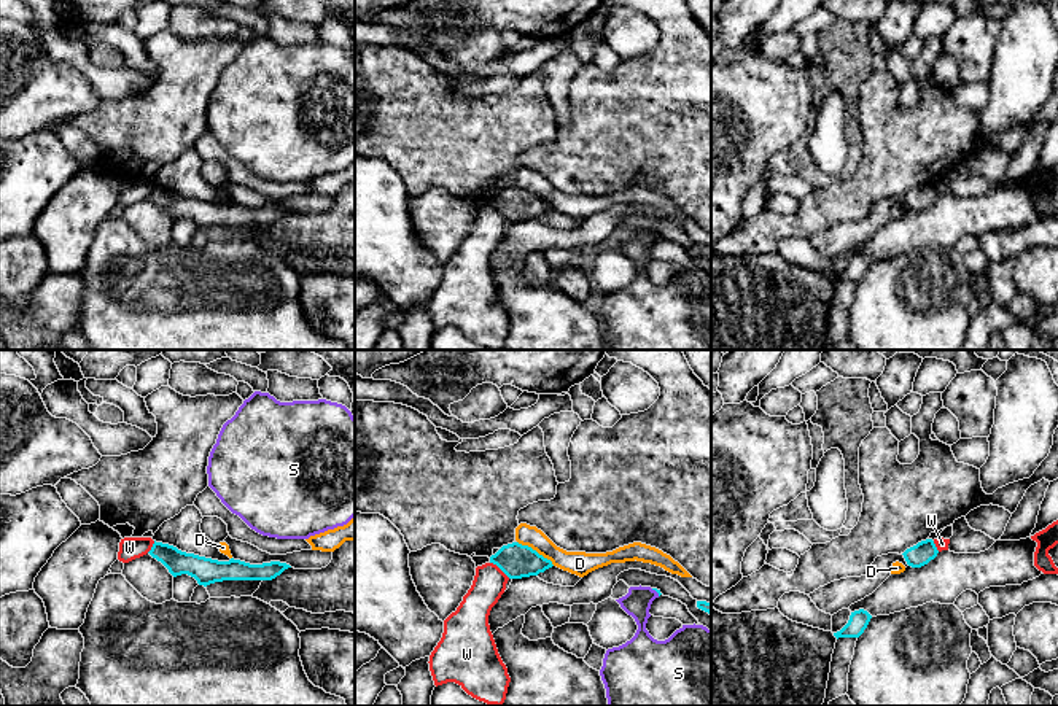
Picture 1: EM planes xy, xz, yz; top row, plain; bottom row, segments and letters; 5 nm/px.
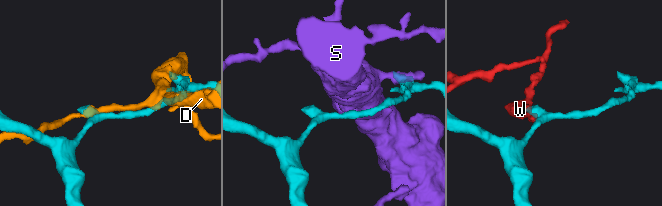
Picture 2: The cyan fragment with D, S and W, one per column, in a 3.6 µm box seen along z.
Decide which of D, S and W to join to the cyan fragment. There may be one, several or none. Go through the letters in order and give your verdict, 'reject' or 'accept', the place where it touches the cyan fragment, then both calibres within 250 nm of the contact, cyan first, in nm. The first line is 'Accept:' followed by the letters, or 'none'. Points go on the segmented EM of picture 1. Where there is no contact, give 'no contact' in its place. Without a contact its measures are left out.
Accept: none
D: reject; contact xz (535, 550); calibres 170 and 120 nm
S: reject; contact xz (656, 590); calibres 20 and 140 nm
W: reject; contact xz (500, 568); calibres 170 and 170 nm

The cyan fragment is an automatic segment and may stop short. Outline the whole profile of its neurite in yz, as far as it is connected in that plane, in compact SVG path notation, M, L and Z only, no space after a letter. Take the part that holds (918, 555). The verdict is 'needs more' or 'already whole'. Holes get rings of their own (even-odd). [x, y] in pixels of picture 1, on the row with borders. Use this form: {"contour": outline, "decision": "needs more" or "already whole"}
{"contour": "M932 539L918 542L916 545L907 549L902 555L908 566L921 568L937 557L939 550Z", "decision": "already whole"}

